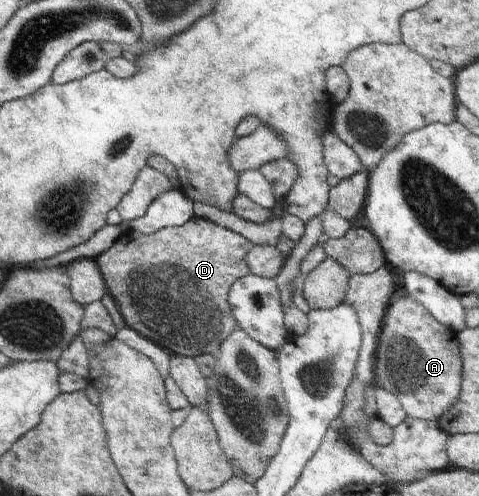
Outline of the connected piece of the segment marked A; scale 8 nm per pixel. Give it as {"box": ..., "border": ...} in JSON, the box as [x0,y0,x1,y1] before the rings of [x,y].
{"box":[375,297,462,422],"border":[[[411,297],[395,298],[383,317],[375,363],[376,385],[397,397],[408,417],[433,422],[455,405],[461,393],[462,362],[457,333],[442,325],[421,303]]]}

